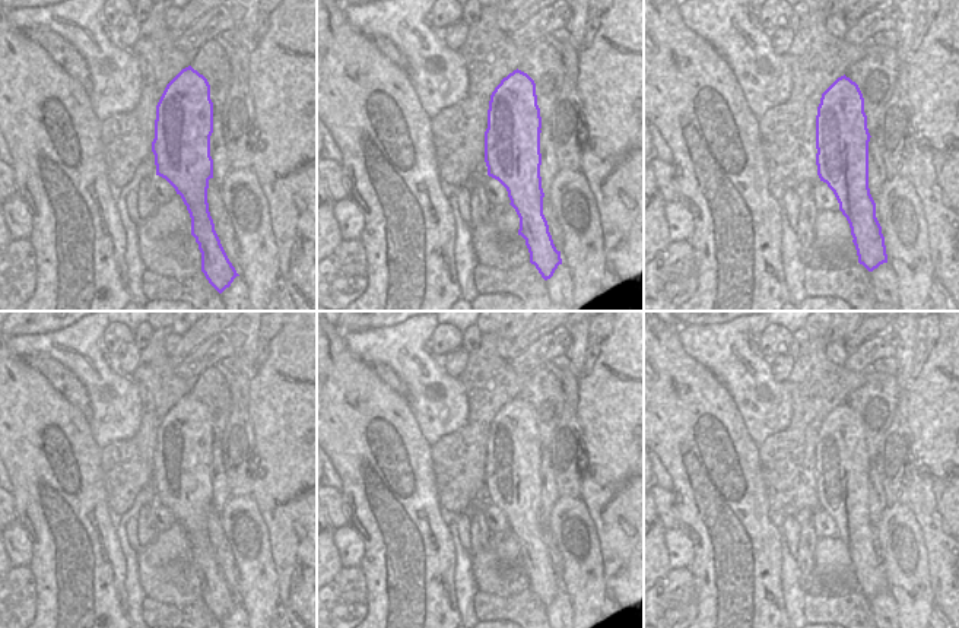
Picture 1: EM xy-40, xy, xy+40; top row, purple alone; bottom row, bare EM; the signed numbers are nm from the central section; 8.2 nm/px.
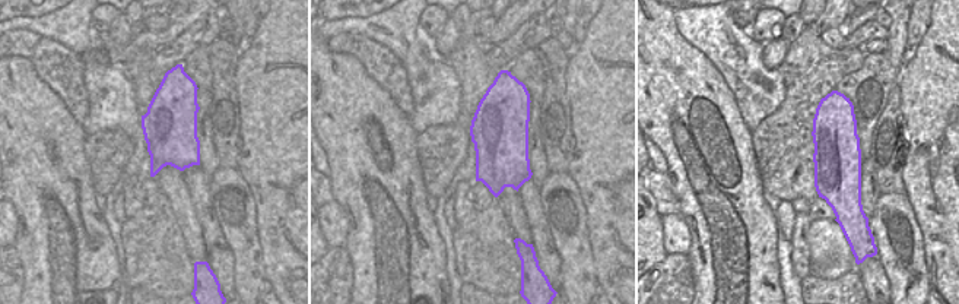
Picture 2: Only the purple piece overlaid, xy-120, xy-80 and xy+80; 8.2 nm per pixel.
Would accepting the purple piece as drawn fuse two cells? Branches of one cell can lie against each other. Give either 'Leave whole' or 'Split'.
Leave whole.

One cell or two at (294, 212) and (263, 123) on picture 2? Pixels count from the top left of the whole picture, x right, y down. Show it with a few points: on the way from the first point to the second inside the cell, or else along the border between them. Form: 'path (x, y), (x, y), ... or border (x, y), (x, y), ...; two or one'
path (275, 192), (266, 183), (266, 145); one

